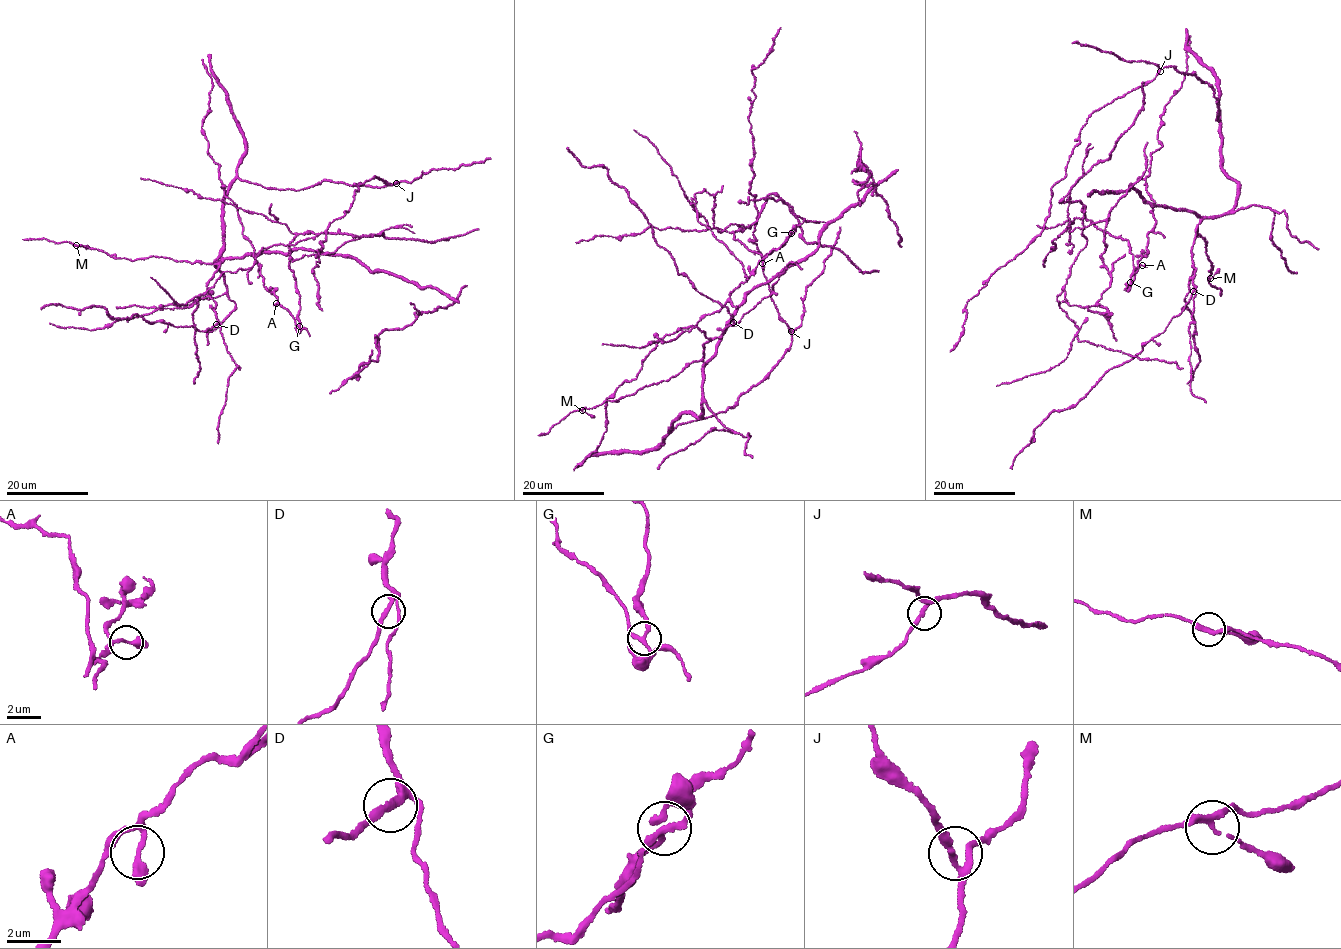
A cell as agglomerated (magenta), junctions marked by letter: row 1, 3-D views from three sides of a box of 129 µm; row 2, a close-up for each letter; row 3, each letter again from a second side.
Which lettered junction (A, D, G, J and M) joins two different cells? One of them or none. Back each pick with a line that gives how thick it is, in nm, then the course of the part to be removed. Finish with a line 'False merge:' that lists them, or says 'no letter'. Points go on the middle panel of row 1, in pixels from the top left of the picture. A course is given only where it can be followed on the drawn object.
G: calibre 190 nm
False merge: G

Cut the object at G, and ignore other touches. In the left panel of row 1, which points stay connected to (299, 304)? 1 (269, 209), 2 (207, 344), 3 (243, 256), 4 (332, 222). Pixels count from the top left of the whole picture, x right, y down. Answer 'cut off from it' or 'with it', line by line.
1: with it
2: cut off from it
3: cut off from it
4: cut off from it

